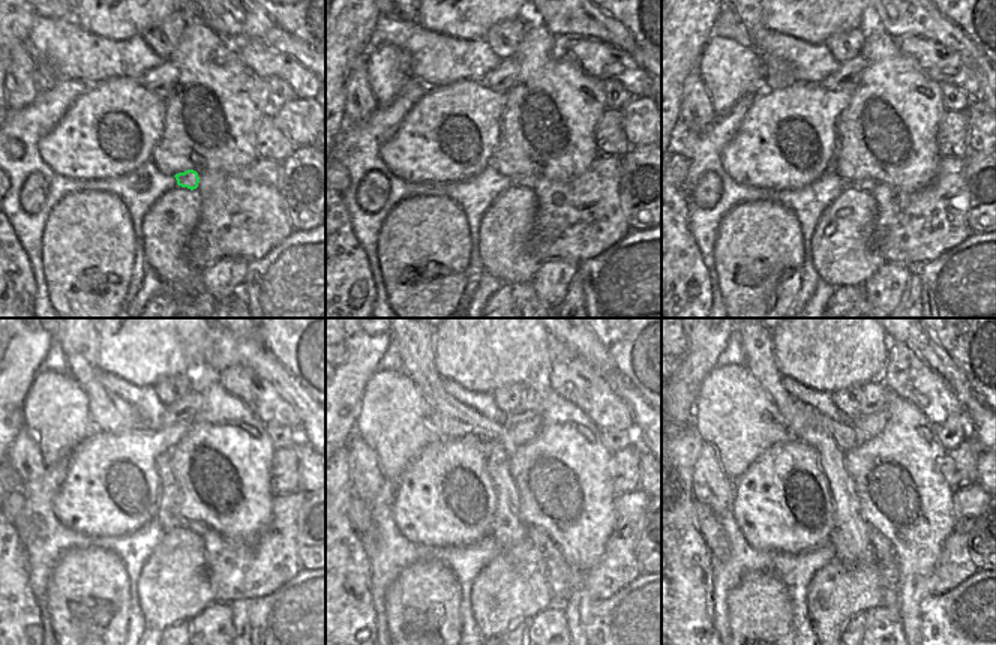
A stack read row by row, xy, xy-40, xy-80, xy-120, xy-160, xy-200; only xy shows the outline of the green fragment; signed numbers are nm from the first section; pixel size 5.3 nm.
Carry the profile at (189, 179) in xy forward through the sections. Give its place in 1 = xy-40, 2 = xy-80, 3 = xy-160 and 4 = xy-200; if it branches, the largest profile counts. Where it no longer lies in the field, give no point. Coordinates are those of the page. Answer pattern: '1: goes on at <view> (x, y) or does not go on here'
1: goes on at xy-40 (528, 182)
2: goes on at xy-80 (867, 185)
3: goes on at xy-160 (534, 533)
4: goes on at xy-200 (882, 548)

